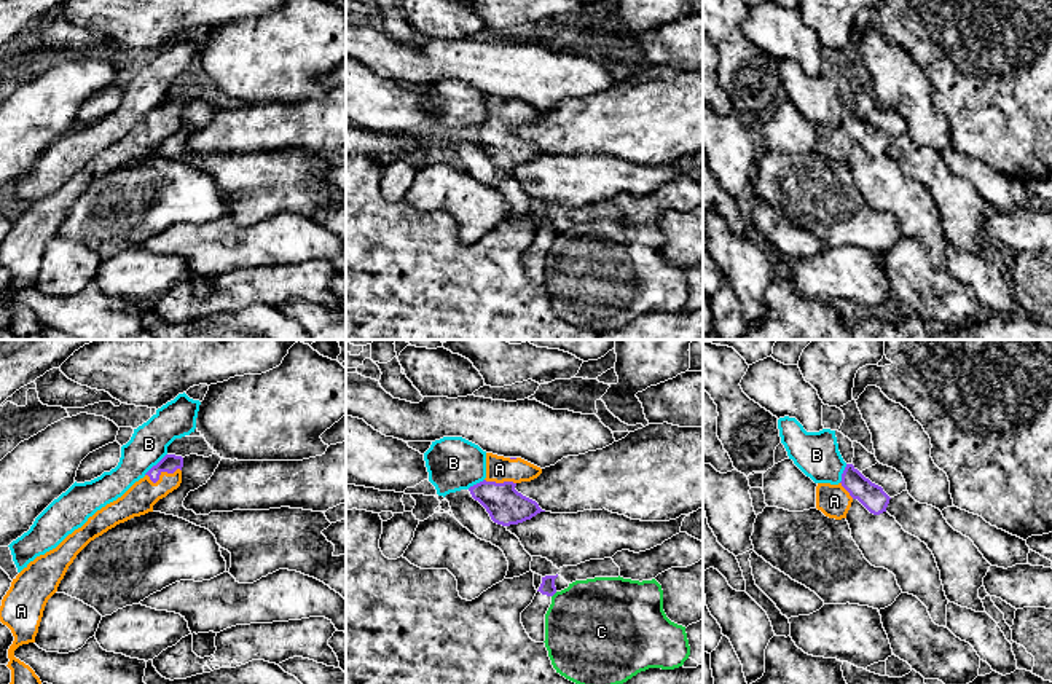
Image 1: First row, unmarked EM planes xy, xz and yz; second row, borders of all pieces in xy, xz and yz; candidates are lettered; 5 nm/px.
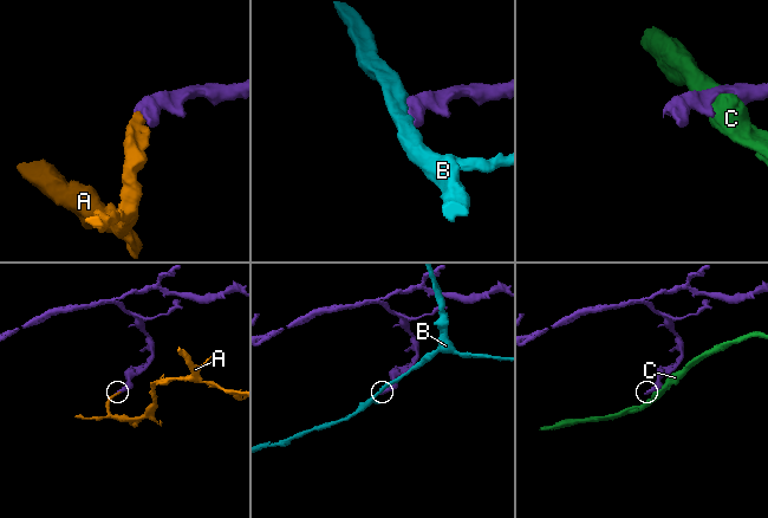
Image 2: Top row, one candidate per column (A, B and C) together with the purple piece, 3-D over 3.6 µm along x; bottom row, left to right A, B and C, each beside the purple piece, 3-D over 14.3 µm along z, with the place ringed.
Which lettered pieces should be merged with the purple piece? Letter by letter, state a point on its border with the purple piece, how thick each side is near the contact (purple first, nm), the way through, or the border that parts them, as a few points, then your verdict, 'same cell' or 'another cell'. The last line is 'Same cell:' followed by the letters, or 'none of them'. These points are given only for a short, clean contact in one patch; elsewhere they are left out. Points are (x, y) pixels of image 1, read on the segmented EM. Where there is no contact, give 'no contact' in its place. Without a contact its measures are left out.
A: xy (160, 474) | 90/160 nm | across xy (169, 463), (160, 474), (139, 499) | same cell
B: xy (157, 464) | 90/190 nm | along xy (166, 453), (144, 474) | another cell
C: xz (553, 593) | 80/460 nm | another cell
Same cell: A

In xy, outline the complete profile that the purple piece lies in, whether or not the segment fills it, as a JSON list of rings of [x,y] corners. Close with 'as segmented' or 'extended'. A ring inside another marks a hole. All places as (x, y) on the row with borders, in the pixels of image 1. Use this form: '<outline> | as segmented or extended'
[[[166,454],[156,466],[153,466],[145,474],[143,478],[135,482],[121,497],[97,510],[92,517],[88,518],[88,521],[81,528],[69,534],[56,548],[37,556],[13,579],[11,587],[3,596],[0,606],[0,622],[6,625],[14,636],[14,641],[8,649],[10,662],[6,666],[11,670],[10,684],[41,684],[35,671],[14,657],[14,651],[22,644],[35,643],[45,606],[48,599],[57,592],[61,580],[64,579],[69,566],[73,563],[77,555],[91,541],[102,536],[116,525],[124,523],[134,517],[153,512],[153,505],[159,499],[166,497],[169,493],[180,486],[182,467],[182,456]]] | extended

